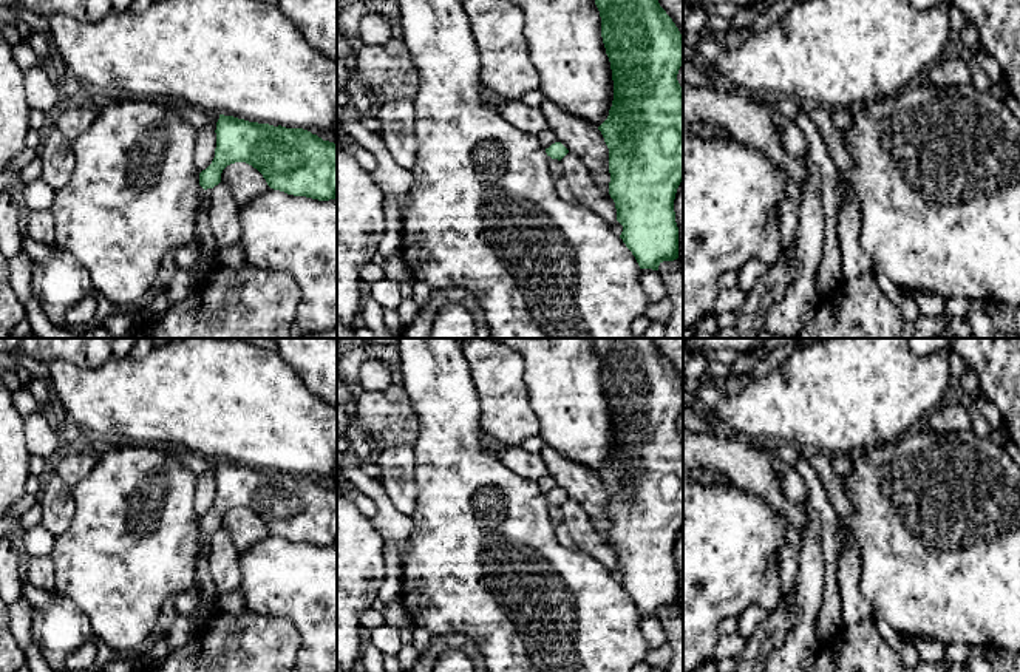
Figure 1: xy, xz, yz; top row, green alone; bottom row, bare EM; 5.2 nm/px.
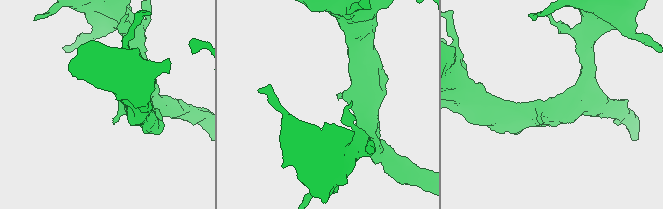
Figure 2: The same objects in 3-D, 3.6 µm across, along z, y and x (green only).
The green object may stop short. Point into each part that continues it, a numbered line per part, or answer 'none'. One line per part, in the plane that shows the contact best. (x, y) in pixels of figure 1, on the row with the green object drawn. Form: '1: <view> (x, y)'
1: xy (203, 237)

